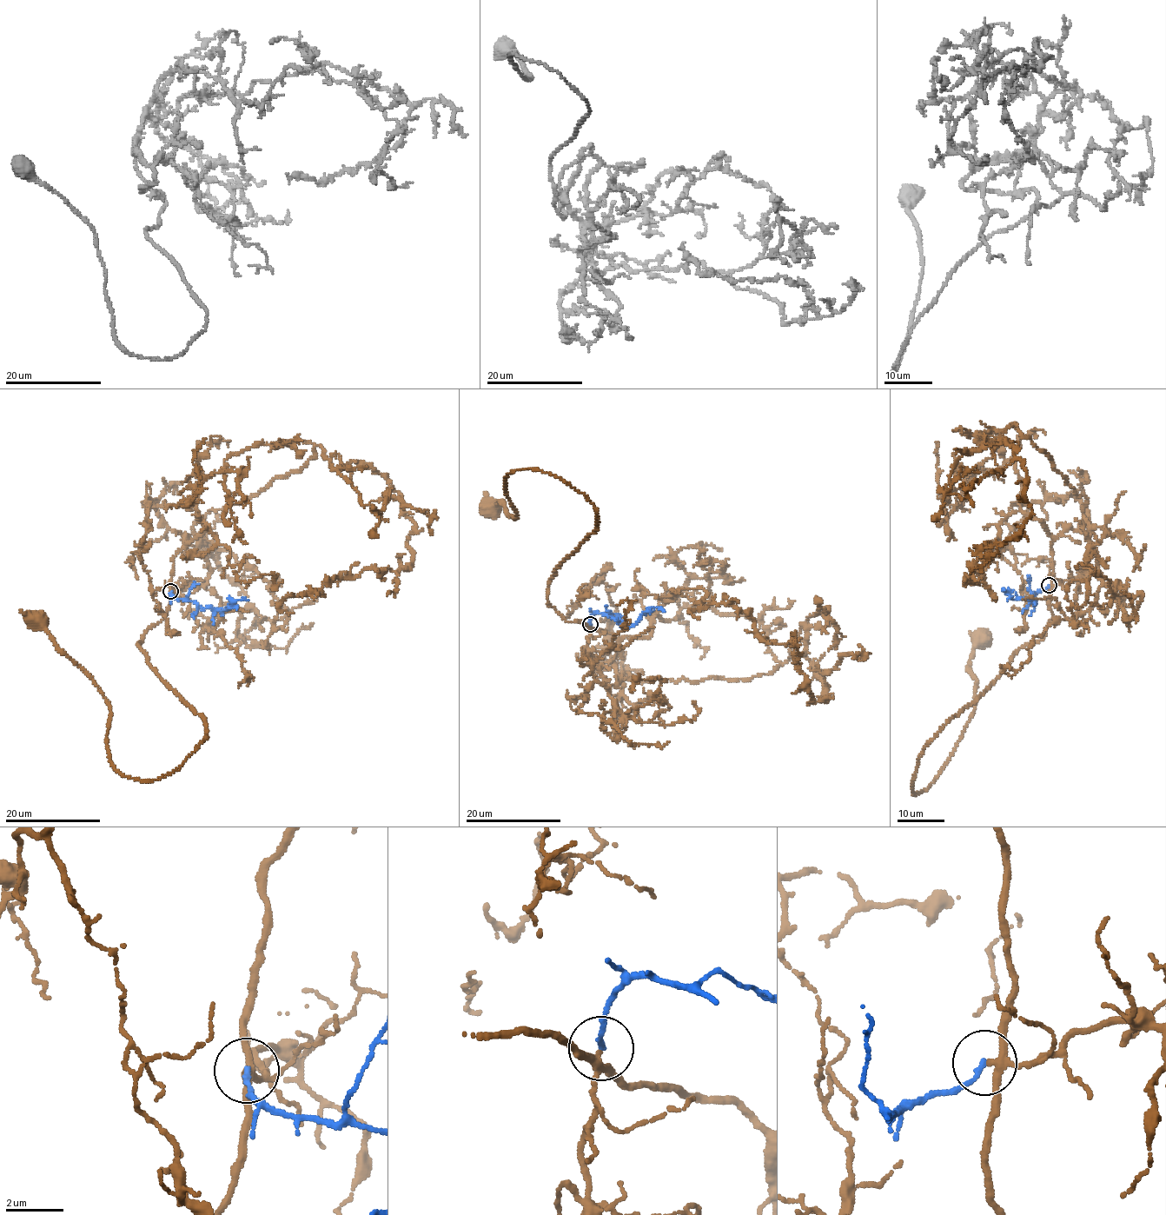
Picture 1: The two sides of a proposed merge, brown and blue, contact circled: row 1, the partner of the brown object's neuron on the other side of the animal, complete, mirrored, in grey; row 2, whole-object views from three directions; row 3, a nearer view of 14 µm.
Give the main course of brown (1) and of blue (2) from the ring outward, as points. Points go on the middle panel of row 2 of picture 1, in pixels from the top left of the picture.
1: (589, 624), (547, 601), (594, 506), (533, 468), (505, 479), (518, 517), (490, 509)
2: (589, 624), (593, 613), (606, 614), (627, 626), (632, 626), (652, 607), (661, 607), (665, 610)

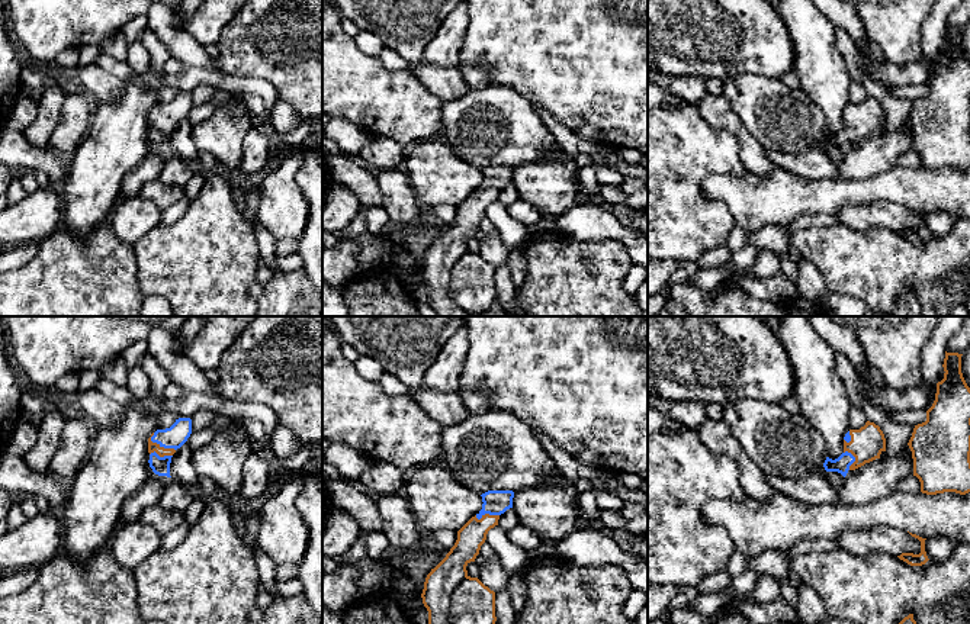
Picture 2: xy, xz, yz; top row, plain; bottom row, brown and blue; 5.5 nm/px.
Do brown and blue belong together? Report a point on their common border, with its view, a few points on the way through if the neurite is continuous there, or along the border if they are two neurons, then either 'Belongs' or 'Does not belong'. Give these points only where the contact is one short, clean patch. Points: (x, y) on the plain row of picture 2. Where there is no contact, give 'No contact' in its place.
Touches brown at xy (161, 122). Path across: xy (161, 126), (161, 122), (176, 111). Belongs

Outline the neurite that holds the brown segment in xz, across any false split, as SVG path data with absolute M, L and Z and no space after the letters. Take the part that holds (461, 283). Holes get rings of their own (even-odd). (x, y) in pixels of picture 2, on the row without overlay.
M488 165L482 171L482 184L459 206L457 215L446 232L427 250L421 268L428 286L428 303L439 316L475 316L486 312L495 302L495 267L478 253L468 250L466 241L475 237L491 203L498 200L500 190L513 183L513 165Z

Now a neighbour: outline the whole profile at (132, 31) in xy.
M136 15L134 16L123 28L122 33L128 44L136 42L141 39L142 33L148 28L147 16Z

